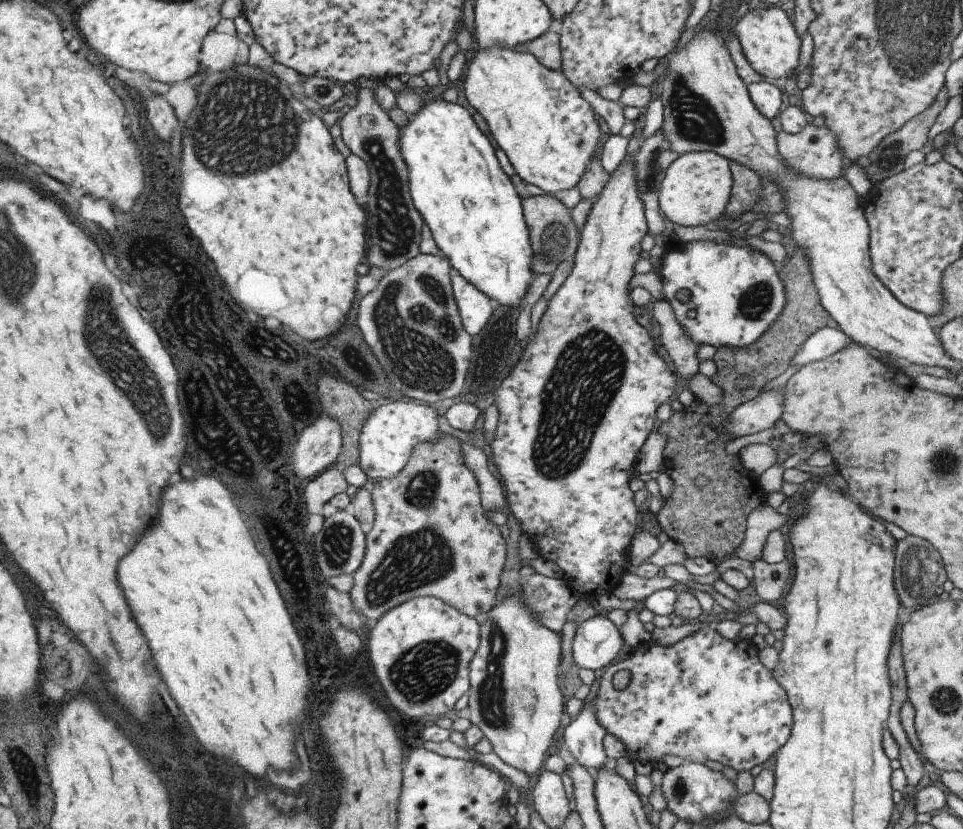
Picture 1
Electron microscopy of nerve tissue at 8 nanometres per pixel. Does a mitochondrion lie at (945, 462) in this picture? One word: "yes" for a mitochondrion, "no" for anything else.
yes

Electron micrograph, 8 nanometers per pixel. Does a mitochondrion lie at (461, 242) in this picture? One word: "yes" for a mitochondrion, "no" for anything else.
no

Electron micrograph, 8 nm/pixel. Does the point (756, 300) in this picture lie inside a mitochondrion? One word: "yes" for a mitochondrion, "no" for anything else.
yes

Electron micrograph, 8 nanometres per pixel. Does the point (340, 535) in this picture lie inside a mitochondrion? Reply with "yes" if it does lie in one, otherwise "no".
yes

